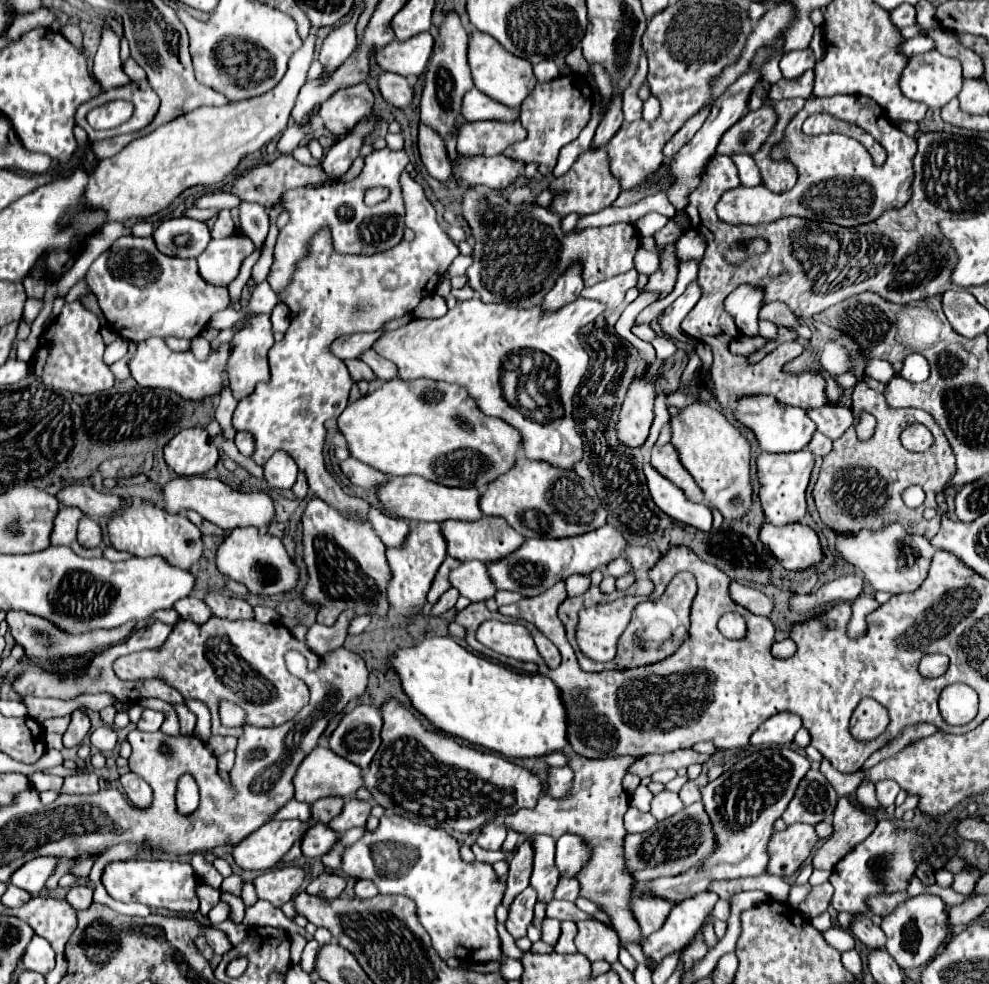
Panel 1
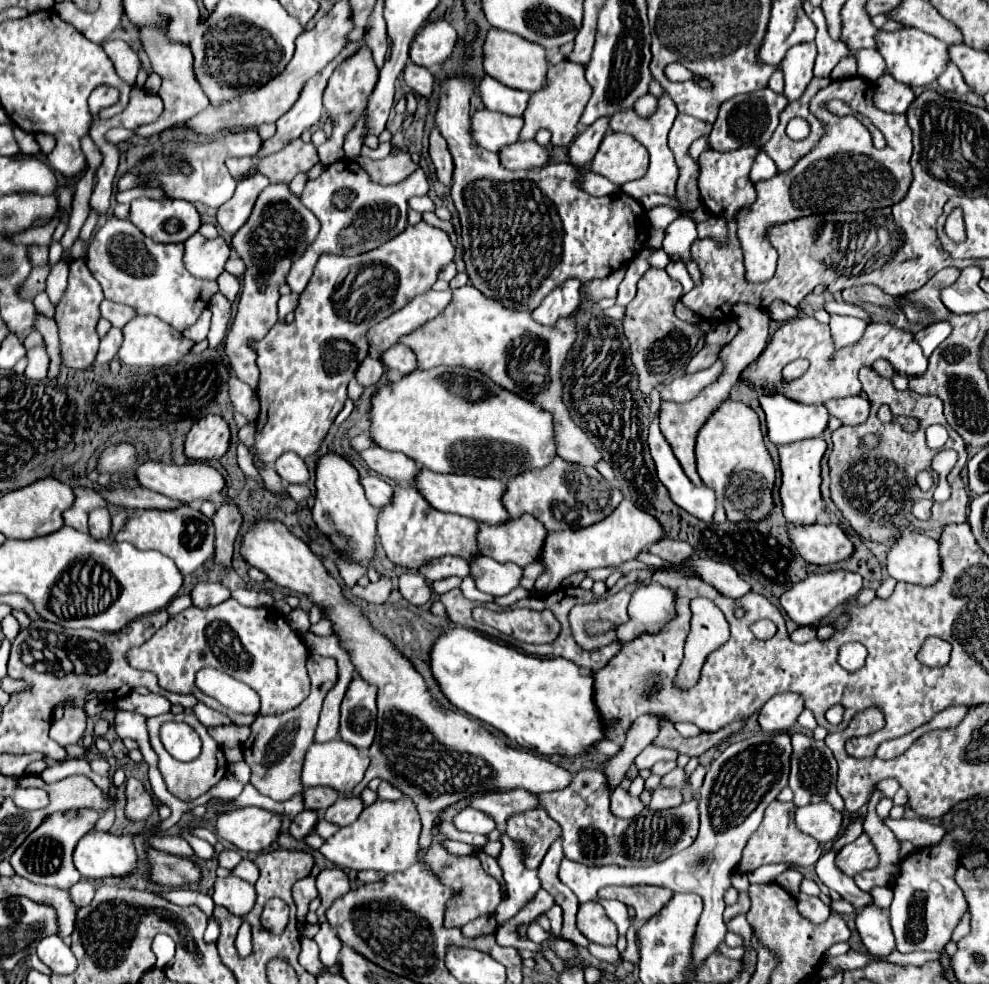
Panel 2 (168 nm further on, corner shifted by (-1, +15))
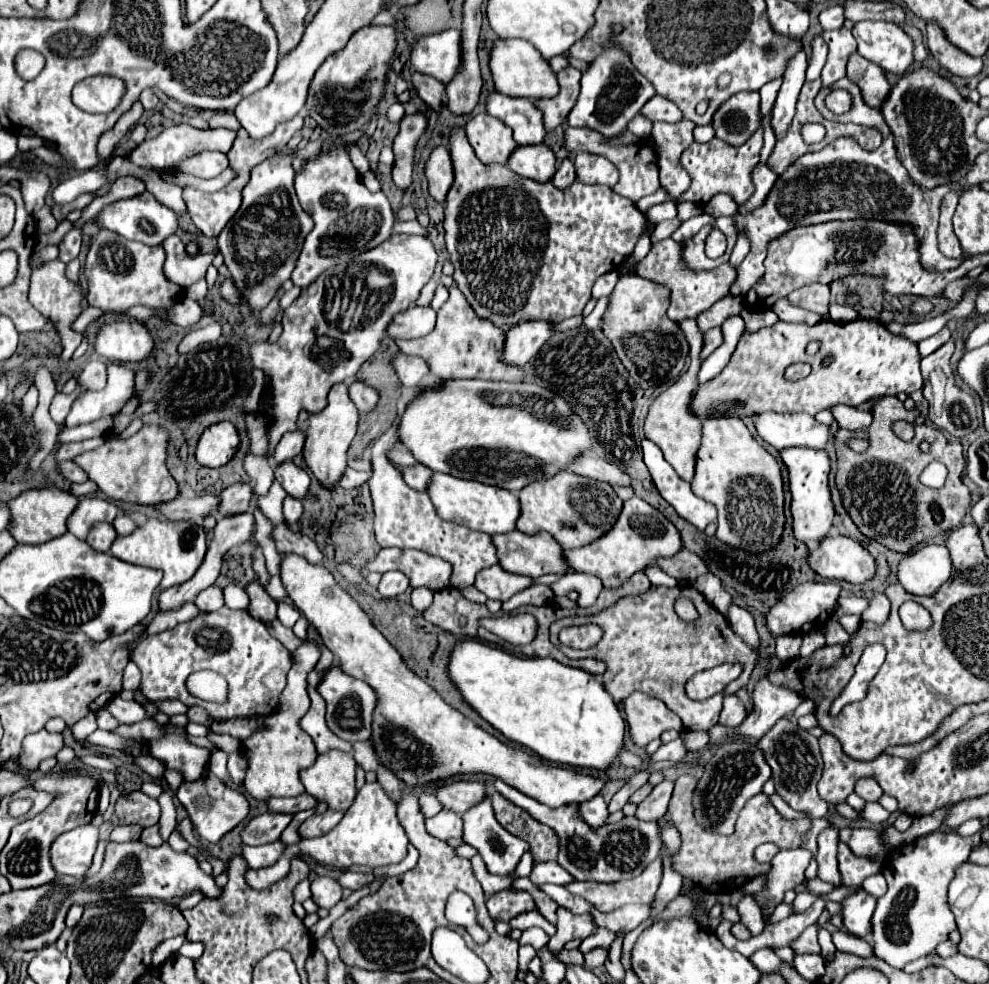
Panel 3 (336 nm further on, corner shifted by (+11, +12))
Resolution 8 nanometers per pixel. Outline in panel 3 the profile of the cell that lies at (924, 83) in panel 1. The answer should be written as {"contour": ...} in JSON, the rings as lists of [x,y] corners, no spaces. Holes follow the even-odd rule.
{"contour":[[[859,21],[851,33],[855,35],[859,55],[865,59],[897,75],[909,71],[913,63],[913,41],[895,23]]]}

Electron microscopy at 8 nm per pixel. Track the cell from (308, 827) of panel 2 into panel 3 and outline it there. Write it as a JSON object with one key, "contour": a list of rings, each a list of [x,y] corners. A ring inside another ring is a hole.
{"contour":[[[261,813],[245,821],[239,837],[245,845],[265,845],[279,839],[281,831],[289,825],[293,815],[287,813]]]}

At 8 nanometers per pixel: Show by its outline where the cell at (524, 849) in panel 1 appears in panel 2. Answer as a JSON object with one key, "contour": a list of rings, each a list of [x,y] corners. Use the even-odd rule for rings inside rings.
{"contour":[[[535,808],[513,816],[507,822],[507,836],[515,840],[515,844],[523,844],[527,868],[537,870],[547,848],[561,836],[561,828],[543,808]]]}

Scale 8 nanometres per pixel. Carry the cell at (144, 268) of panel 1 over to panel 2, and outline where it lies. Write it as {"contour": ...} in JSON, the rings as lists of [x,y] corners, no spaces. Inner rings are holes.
{"contour":[[[109,218],[93,238],[87,266],[101,284],[107,300],[131,306],[135,314],[153,314],[183,332],[197,322],[209,300],[219,292],[217,282],[191,276],[183,264],[183,244],[159,244],[143,236],[129,220]]]}

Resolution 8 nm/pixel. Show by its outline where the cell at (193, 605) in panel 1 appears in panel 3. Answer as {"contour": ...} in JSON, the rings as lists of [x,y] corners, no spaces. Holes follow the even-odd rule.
{"contour":[[[211,585],[207,587],[205,591],[201,591],[195,599],[195,605],[201,609],[201,611],[217,611],[221,609],[225,603],[223,603],[223,591],[217,587],[217,585]]]}

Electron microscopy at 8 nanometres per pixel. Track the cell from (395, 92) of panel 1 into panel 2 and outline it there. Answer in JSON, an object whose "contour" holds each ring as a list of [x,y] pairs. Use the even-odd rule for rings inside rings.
{"contour":[[[407,62],[405,70],[403,70],[403,78],[405,78],[407,86],[419,96],[427,98],[433,92],[433,74],[423,66]]]}

